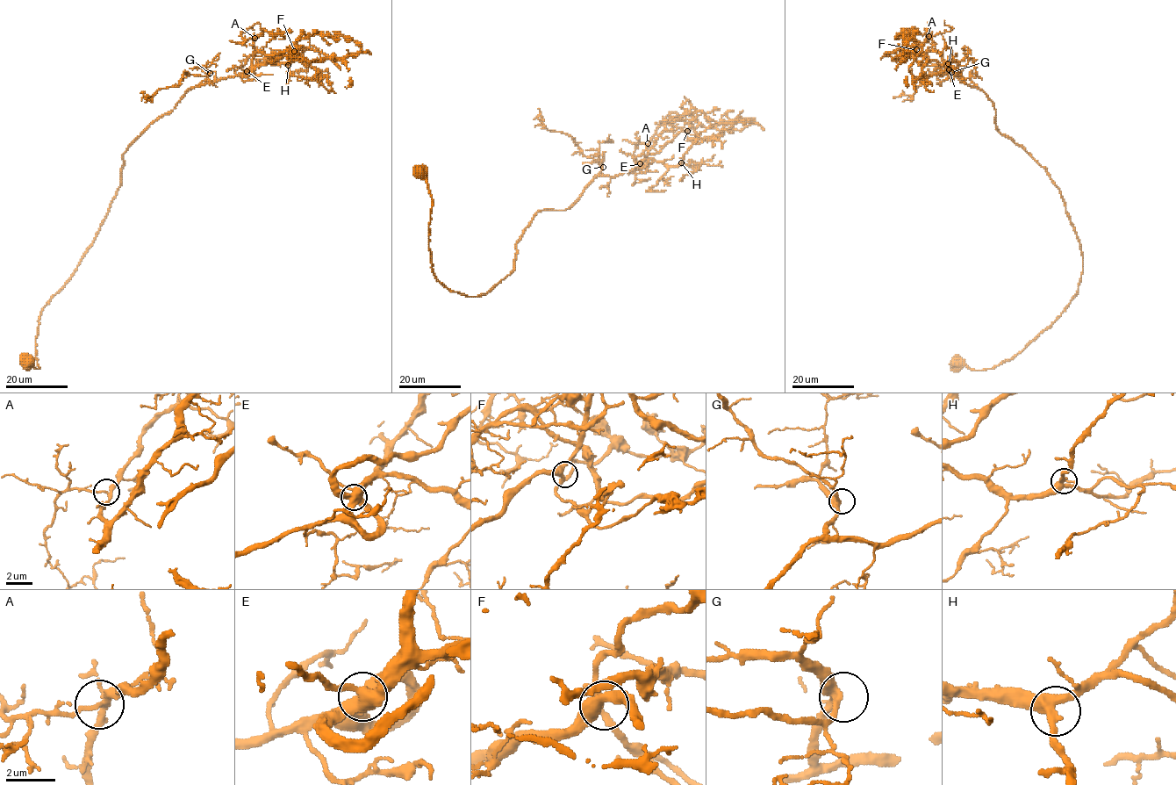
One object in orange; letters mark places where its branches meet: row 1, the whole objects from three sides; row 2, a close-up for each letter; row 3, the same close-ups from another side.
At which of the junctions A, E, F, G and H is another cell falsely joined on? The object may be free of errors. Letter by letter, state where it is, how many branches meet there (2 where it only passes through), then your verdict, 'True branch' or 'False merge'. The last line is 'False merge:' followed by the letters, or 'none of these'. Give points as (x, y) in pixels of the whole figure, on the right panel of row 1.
A: Place: (928, 36). Branches: 4. True branch
E: Place: (949, 69). Branches: 5. True branch
F: Place: (916, 49). Branches: 4. True branch
G: Place: (951, 72). Branches: 3. True branch
H: Place: (948, 63). Branches: 3. True branch
False merge: none of these

